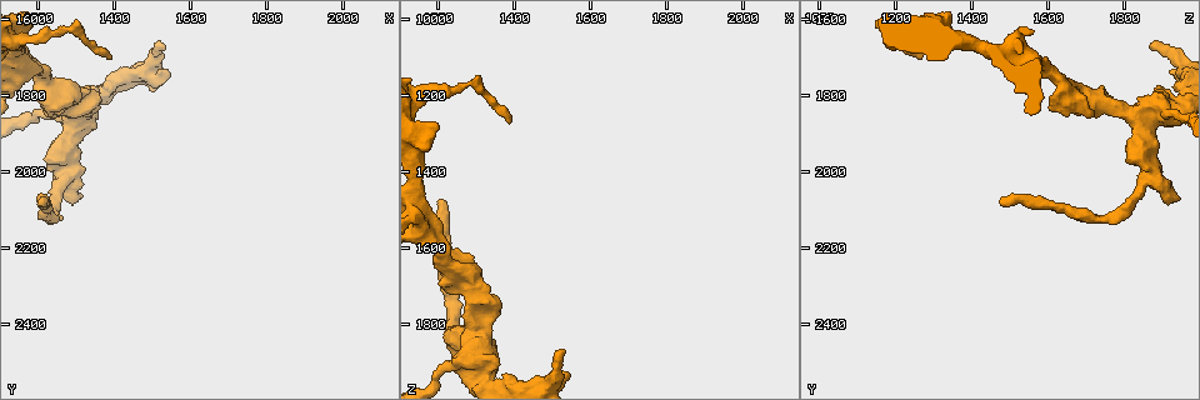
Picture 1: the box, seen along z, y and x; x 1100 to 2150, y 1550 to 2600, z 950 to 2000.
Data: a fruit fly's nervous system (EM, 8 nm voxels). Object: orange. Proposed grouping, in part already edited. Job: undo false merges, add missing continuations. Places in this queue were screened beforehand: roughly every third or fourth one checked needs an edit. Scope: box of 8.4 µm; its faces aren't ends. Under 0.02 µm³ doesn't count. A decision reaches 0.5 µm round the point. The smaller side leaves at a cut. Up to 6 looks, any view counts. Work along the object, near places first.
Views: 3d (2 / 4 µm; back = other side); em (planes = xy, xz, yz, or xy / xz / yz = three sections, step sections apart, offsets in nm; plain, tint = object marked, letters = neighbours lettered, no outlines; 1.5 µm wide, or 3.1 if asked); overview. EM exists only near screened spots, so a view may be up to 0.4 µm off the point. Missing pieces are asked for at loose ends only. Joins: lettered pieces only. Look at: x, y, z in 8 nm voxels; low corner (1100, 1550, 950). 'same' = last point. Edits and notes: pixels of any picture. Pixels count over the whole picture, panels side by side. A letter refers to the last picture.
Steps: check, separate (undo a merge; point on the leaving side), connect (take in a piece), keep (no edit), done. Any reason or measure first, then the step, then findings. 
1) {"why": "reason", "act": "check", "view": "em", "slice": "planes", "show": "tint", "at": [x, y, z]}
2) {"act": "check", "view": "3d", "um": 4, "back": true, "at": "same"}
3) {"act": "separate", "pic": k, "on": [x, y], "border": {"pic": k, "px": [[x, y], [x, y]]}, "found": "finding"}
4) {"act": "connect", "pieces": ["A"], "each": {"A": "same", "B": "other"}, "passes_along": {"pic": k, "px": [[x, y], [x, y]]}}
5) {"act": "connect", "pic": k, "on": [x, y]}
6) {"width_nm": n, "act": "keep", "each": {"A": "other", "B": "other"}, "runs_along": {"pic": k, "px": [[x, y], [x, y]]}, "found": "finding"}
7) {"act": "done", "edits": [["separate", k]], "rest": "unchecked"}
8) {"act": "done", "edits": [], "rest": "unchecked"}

{"why": "thick end", "act": "check", "view": "3d", "um": 2, "back": true, "at": [1365, 1800, 1755]}

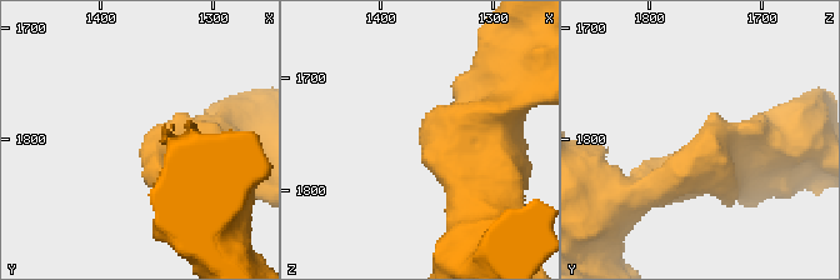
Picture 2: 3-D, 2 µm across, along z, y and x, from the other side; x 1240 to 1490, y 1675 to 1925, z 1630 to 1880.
{"act": "check", "view": "em", "slice": "planes", "show": "plain", "at": [1364, 1800, 1750]}

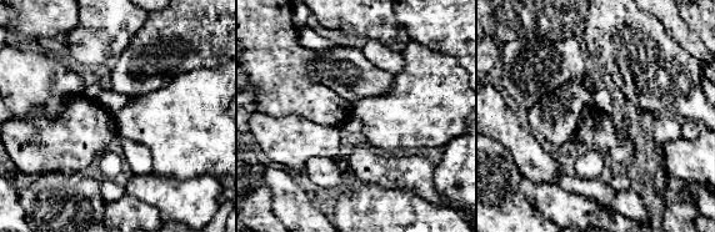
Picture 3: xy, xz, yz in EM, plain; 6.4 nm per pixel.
{"why": "see the neighbours", "act": "check", "view": "em", "slice": "planes", "show": "letters", "at": "same"}

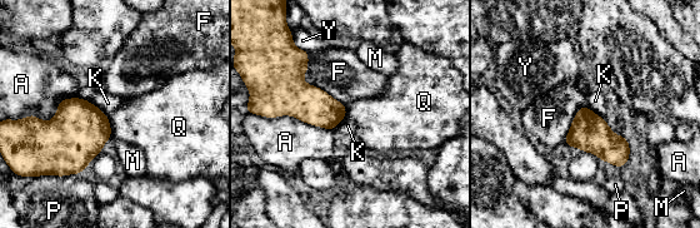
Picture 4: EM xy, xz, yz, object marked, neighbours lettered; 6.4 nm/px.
{"longest_contact_nm": ["A", 460], "act": "keep", "each": {"A": "other", "F": "other", "K": "other", "M": "other", "P": "other", "Q": "other", "Y": "other"}, "border": {"pic": 4, "px": [[106, 115], [113, 135]]}, "found": "no lettered piece goes on from it"}

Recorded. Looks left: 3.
{"why": "long arm stops here", "act": "check", "view": "3d", "um": 4, "back": true, "at": [1535, 1680, 1875]}

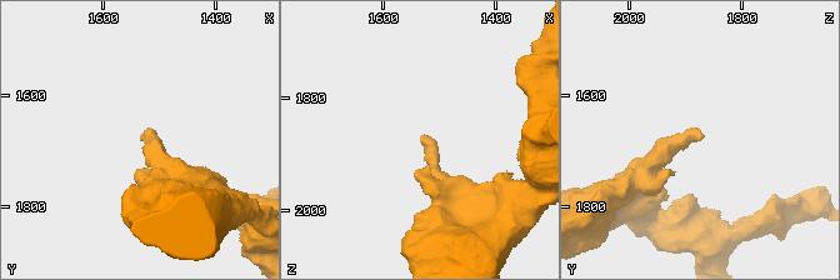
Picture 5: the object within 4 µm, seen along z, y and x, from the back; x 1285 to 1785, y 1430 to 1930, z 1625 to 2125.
{"why": "shape alone is not enough", "act": "check", "view": "em", "slice": "planes", "show": "letters", "at": [1530, 1670, 1870]}

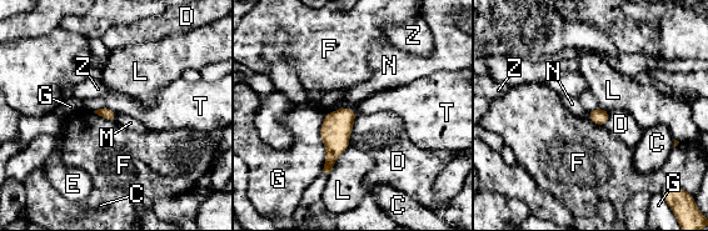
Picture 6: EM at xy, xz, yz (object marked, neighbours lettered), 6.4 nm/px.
{"act": "keep", "each": {"C": "other", "D": "other", "E": "other", "F": "other", "G": "other", "L": "other", "M": "other", "N": "other", "T": "other", "Z": "other"}, "border": {"pic": 6, "px": [[329, 111], [349, 106], [357, 114]]}, "found": "no lettered piece goes on from it"}

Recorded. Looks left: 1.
{"why": "end of a long branch", "act": "check", "view": "em", "slice": "planes", "show": "letters", "at": [1205, 2070, 1480]}

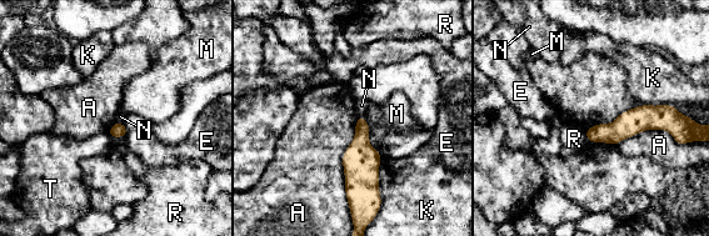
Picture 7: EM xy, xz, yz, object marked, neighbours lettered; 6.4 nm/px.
{"longest_contact_nm": ["A", 600], "act": "keep", "each": {"A": "other", "E": "other", "K": "other", "M": "other", "N": "other", "R": "other", "T": "other"}, "found": "none of them fits"}

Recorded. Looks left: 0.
{"act": "done", "edits": [], "rest": "unchecked"}

